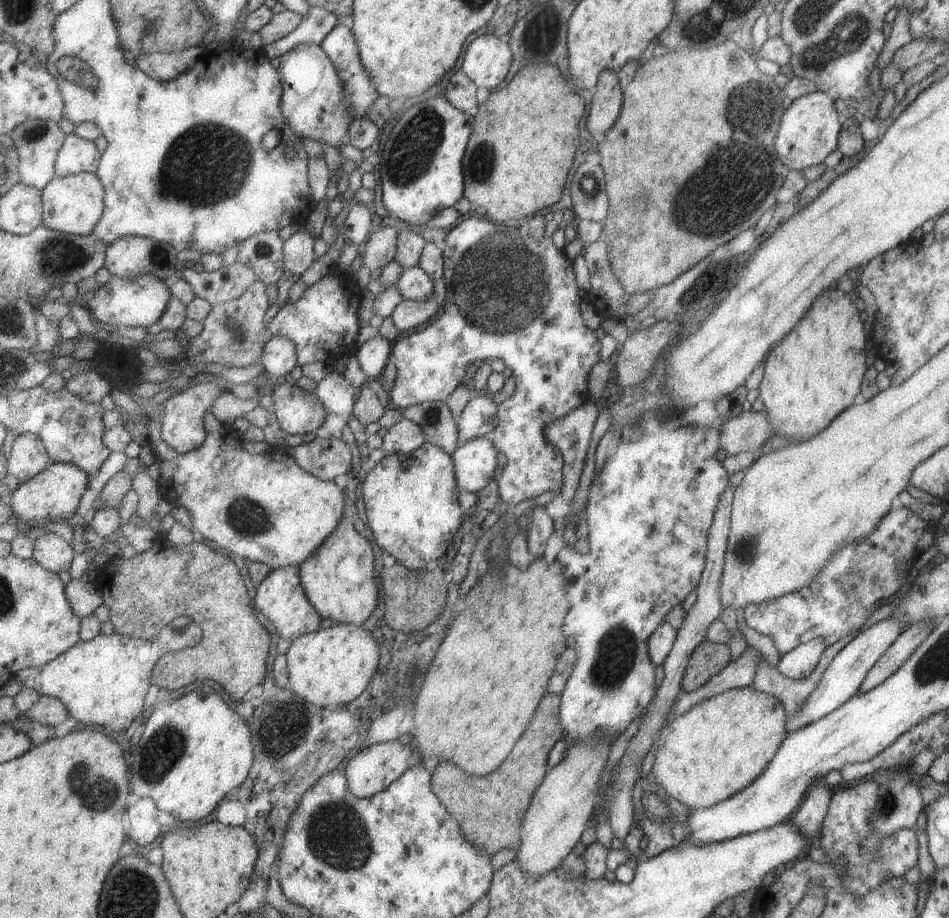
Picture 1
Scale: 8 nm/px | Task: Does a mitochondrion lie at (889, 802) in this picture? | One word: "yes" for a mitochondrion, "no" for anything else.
yes

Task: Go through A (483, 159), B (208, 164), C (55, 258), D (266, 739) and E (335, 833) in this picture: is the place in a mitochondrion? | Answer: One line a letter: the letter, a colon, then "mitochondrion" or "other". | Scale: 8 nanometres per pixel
A: mitochondrion
B: mitochondrion
C: mitochondrion
D: other
E: mitochondrion

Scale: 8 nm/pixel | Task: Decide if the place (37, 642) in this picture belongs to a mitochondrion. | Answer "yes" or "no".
no

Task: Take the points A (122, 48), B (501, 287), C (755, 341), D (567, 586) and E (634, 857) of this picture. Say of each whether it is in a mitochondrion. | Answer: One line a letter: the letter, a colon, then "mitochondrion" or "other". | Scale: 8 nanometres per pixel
A: other
B: mitochondrion
C: other
D: other
E: other

